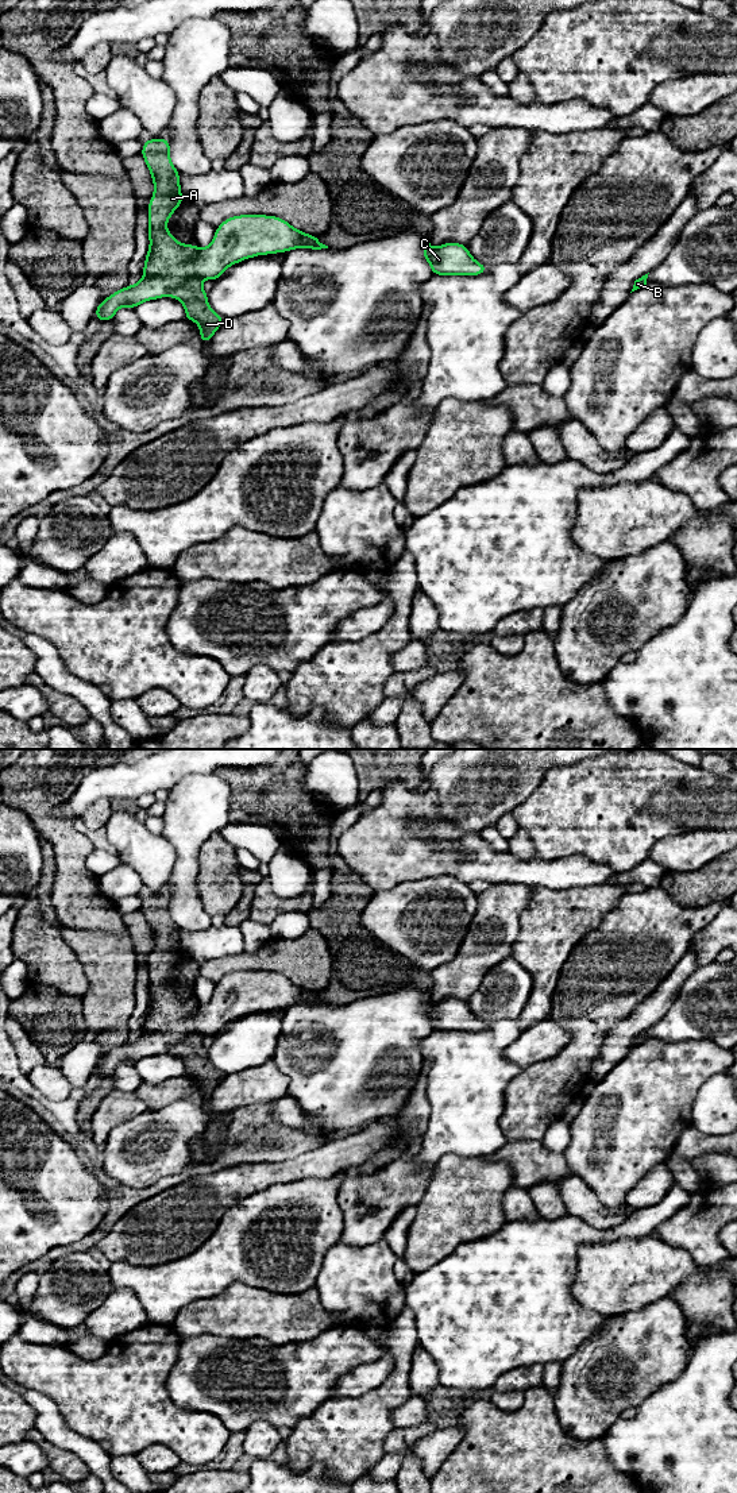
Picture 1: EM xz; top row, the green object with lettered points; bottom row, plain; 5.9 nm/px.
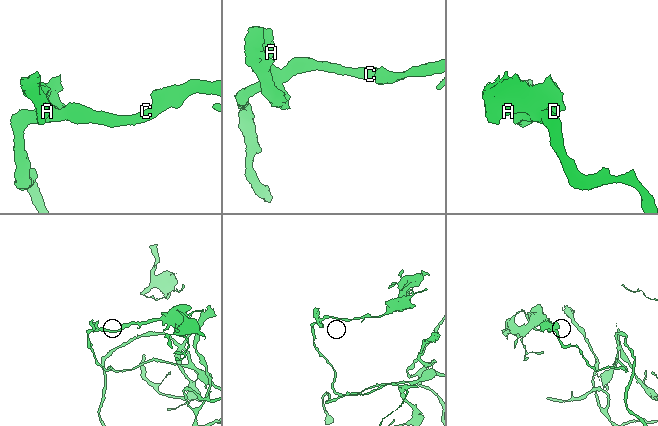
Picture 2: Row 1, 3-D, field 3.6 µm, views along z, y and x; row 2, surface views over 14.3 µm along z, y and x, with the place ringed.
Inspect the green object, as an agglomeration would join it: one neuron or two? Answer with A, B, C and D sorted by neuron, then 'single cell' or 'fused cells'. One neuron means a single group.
A D / B C | fused cells

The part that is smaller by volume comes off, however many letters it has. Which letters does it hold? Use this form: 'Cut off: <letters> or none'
Cut off: A, D

